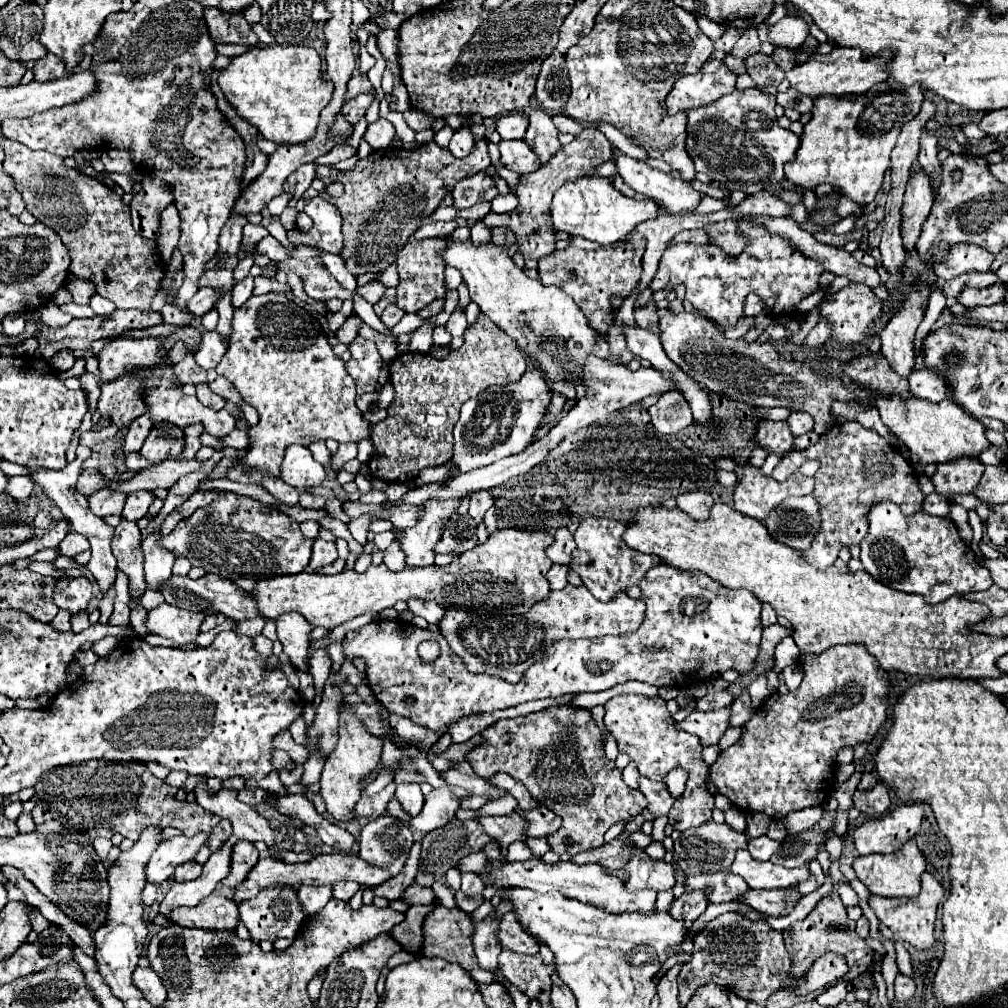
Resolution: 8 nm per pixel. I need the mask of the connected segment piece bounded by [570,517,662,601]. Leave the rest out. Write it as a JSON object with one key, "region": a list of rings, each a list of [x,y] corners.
{"region":[[[586,517],[586,519],[582,519],[580,527],[574,533],[576,549],[572,551],[570,569],[580,575],[586,589],[600,601],[610,601],[616,595],[624,593],[628,587],[638,585],[650,567],[656,567],[662,563],[662,559],[656,555],[648,555],[648,553],[630,549],[622,541],[622,535],[626,529],[628,529],[628,525],[624,525],[622,521],[616,521],[616,519]]]}

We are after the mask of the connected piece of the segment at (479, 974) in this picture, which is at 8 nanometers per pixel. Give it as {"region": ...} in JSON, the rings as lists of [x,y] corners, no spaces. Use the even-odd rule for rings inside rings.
{"region":[[[436,901],[436,903],[434,903],[434,909],[426,915],[426,919],[424,919],[424,923],[422,923],[424,943],[422,943],[420,955],[424,955],[424,957],[440,957],[440,959],[458,963],[458,965],[462,965],[462,969],[468,971],[468,975],[470,975],[474,981],[478,981],[478,983],[490,983],[490,981],[494,981],[494,979],[492,979],[492,973],[482,971],[480,965],[476,963],[474,945],[472,945],[472,931],[474,931],[474,925],[472,925],[468,913],[464,913],[460,907],[446,909],[440,901]]]}

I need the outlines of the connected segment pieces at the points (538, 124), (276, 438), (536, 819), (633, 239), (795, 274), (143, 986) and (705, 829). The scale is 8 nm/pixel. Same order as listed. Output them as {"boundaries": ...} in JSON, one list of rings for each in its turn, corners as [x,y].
{"boundaries":[[[[540,109],[530,111],[530,127],[526,131],[524,141],[528,143],[528,147],[532,147],[532,151],[536,151],[540,159],[540,167],[548,165],[550,159],[562,147],[562,143],[558,141],[558,129],[552,123],[552,117]]],[[[280,293],[252,295],[252,297],[242,305],[240,311],[234,311],[230,347],[228,347],[224,359],[218,363],[216,371],[218,371],[218,375],[224,375],[226,379],[230,379],[230,381],[234,383],[234,387],[238,389],[238,393],[242,395],[242,399],[244,399],[248,405],[252,405],[252,407],[258,411],[258,415],[260,415],[258,429],[256,429],[256,427],[250,427],[250,429],[248,429],[248,451],[246,451],[246,455],[240,459],[240,463],[244,463],[244,465],[248,465],[248,467],[252,467],[252,469],[256,469],[256,471],[262,471],[262,473],[266,473],[266,475],[280,477],[280,459],[284,457],[286,447],[292,445],[292,443],[310,445],[312,441],[326,441],[326,439],[336,439],[336,441],[340,441],[340,443],[358,443],[362,437],[368,437],[368,435],[370,435],[370,429],[368,429],[370,425],[368,425],[368,421],[362,421],[362,413],[360,413],[360,409],[358,409],[356,403],[354,403],[354,401],[356,401],[356,383],[354,383],[354,379],[348,375],[344,361],[334,353],[334,349],[332,349],[328,337],[324,335],[318,319],[314,319],[304,307],[296,305],[288,295],[280,295]]],[[[540,805],[534,811],[518,811],[526,821],[528,821],[528,829],[526,835],[528,837],[548,837],[552,835],[552,831],[560,829],[562,819],[554,815],[554,811],[548,811],[548,807]]],[[[630,235],[628,243],[622,247],[600,247],[596,251],[586,251],[584,257],[580,257],[574,251],[574,257],[570,259],[540,259],[538,261],[538,273],[540,281],[544,285],[556,285],[562,291],[566,291],[574,303],[584,311],[588,317],[590,327],[594,327],[600,333],[606,333],[612,325],[610,313],[614,307],[608,303],[608,297],[614,293],[620,293],[622,297],[630,295],[630,291],[636,287],[642,271],[642,253],[646,249],[646,241],[640,235]]],[[[738,219],[736,223],[738,223],[738,233],[742,237],[746,237],[744,253],[740,253],[738,257],[730,257],[724,251],[718,251],[718,247],[714,247],[714,245],[696,245],[696,243],[672,245],[664,251],[664,255],[660,259],[658,273],[650,283],[652,291],[658,291],[658,289],[666,287],[668,283],[672,283],[672,287],[682,283],[686,287],[686,299],[694,307],[704,311],[708,317],[712,317],[720,327],[736,327],[736,323],[740,319],[744,319],[744,299],[748,293],[756,293],[764,303],[764,311],[770,313],[772,317],[784,315],[784,313],[792,315],[792,307],[798,307],[798,303],[804,297],[808,297],[810,293],[814,293],[818,289],[818,285],[820,285],[818,281],[820,281],[820,275],[824,273],[824,269],[820,267],[820,263],[816,263],[816,259],[804,259],[804,255],[800,255],[800,251],[792,251],[792,247],[788,247],[788,239],[784,241],[784,239],[778,239],[776,235],[768,235],[750,219]]],[[[136,967],[132,973],[132,981],[144,993],[148,1003],[152,1003],[154,1007],[162,1007],[162,1003],[166,1001],[166,989],[164,989],[160,977],[150,967],[146,967],[146,969]]],[[[706,821],[700,827],[684,831],[674,841],[674,853],[704,873],[726,873],[730,871],[736,849],[746,849],[746,843],[746,835],[732,831],[726,823]]]]}

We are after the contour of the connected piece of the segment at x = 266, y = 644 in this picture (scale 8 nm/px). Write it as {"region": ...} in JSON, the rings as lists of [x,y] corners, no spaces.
{"region":[[[258,635],[258,637],[254,637],[254,647],[256,647],[258,655],[262,655],[262,657],[268,657],[268,655],[272,655],[272,641],[270,641],[268,637],[264,637],[264,635]]]}

